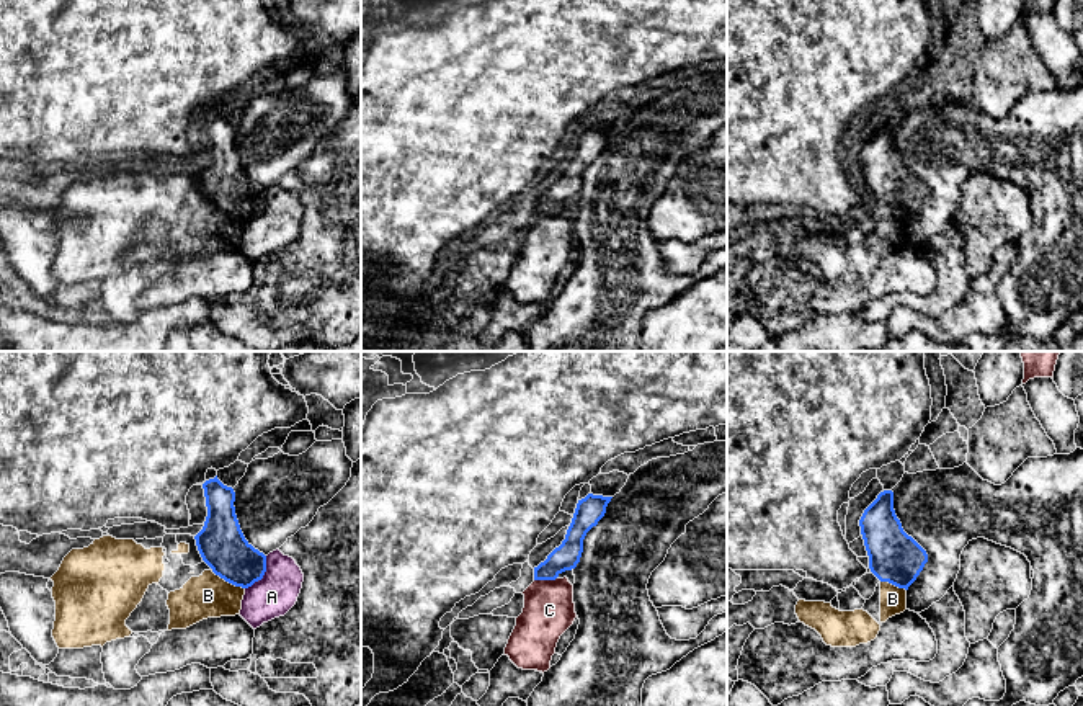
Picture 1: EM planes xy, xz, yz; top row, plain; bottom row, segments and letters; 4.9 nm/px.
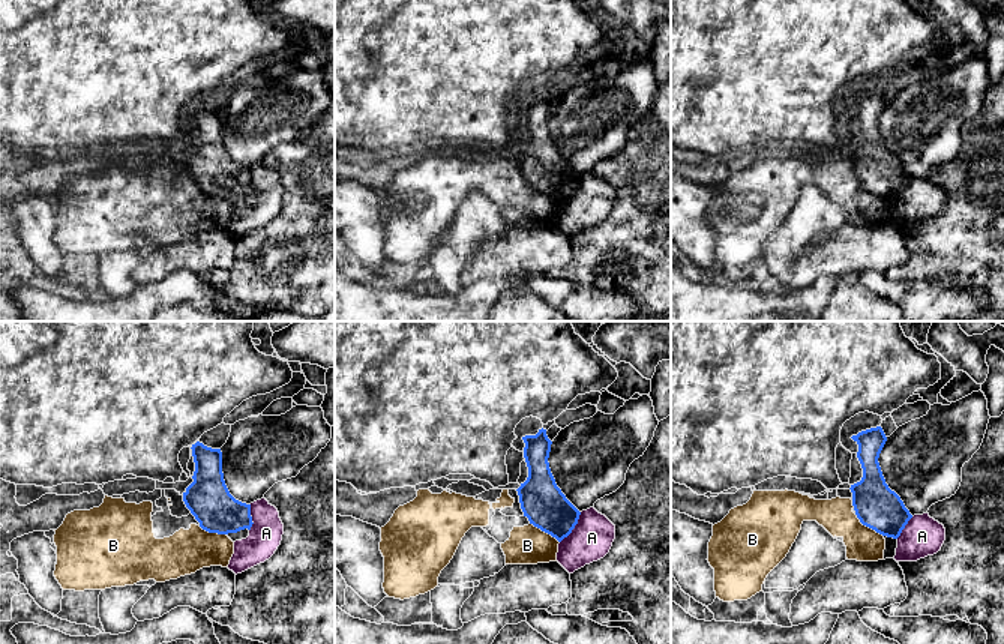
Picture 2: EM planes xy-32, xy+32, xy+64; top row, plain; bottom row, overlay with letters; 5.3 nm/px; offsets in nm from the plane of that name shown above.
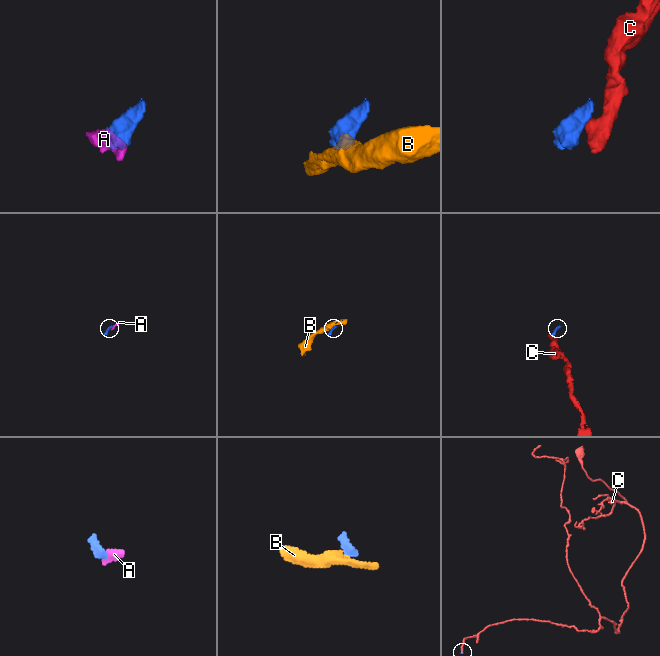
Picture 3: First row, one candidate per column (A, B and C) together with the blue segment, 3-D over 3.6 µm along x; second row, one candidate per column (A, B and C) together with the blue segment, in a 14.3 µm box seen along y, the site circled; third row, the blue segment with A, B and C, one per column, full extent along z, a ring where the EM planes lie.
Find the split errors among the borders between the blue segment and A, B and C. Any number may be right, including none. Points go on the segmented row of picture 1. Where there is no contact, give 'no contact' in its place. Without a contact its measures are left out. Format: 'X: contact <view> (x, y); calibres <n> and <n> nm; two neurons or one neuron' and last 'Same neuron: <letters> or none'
A: contact xy (263, 574); calibres 240 and 200 nm; two neurons
B: contact xy (227, 580); calibres 240 and 220 nm; two neurons
C: contact xz (544, 579); calibres 130 and 260 nm; two neurons
Same neuron: none

